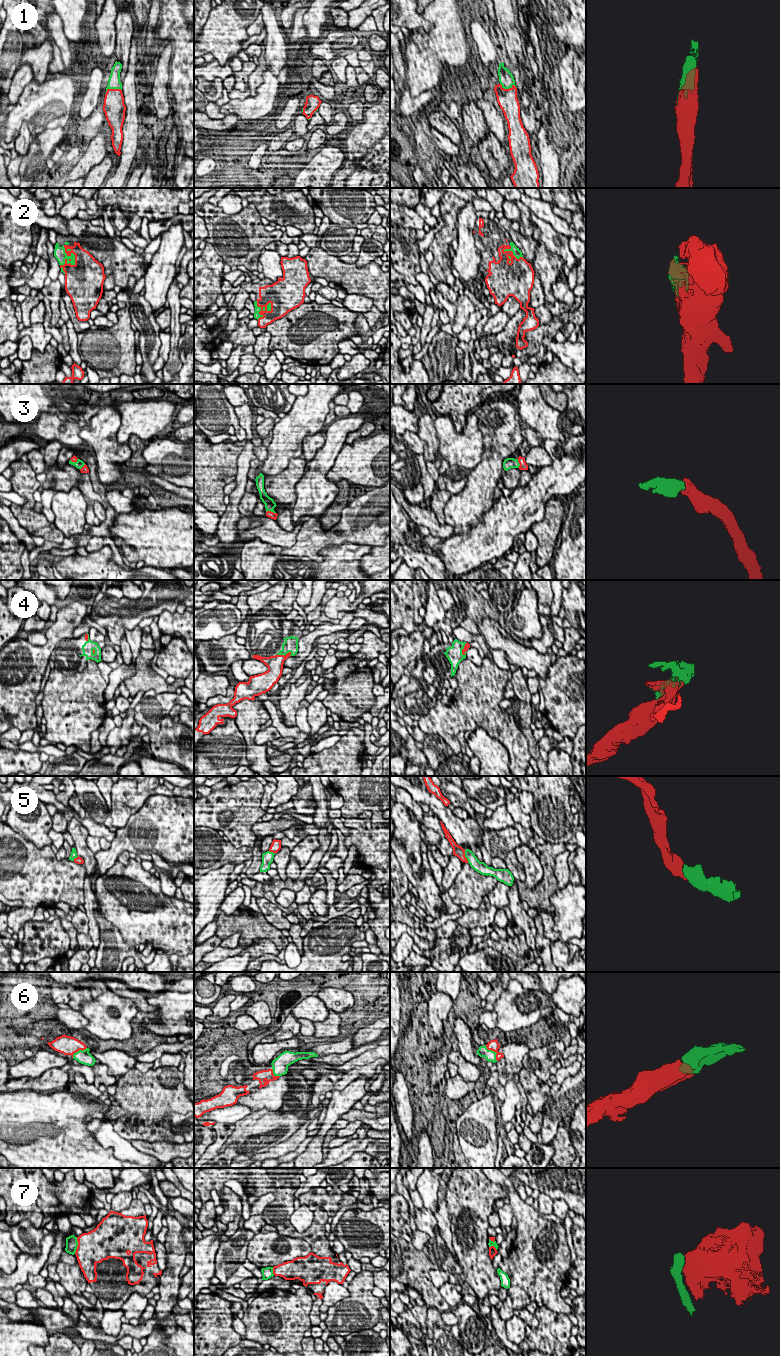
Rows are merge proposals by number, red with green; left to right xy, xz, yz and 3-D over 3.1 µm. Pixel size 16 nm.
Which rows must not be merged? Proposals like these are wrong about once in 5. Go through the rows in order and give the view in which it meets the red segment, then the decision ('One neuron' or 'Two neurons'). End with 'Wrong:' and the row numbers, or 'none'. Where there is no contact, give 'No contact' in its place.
1: Touches red in yz. One neuron
2: Touches red in xy. One neuron
3: Touches red in xz. One neuron
4: Touches red in xz. One neuron
5: Touches red in yz. One neuron
6: Touches red in yz. One neuron
7: Touches red in xy. Two neurons
Wrong: 7

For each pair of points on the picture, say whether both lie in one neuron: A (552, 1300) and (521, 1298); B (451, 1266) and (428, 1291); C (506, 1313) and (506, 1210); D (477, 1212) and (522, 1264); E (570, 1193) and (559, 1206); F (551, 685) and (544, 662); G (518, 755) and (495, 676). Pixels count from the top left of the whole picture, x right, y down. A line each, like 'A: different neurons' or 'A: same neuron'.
A: same neuron
B: same neuron
C: different neurons
D: different neurons
E: different neurons
F: different neurons
G: same neuron

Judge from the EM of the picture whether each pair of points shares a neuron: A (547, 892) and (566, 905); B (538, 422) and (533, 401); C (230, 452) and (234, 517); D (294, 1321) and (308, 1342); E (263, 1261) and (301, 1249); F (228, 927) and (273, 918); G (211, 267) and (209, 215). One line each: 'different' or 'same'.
A: different
B: same
C: different
D: different
E: same
F: different
G: different

